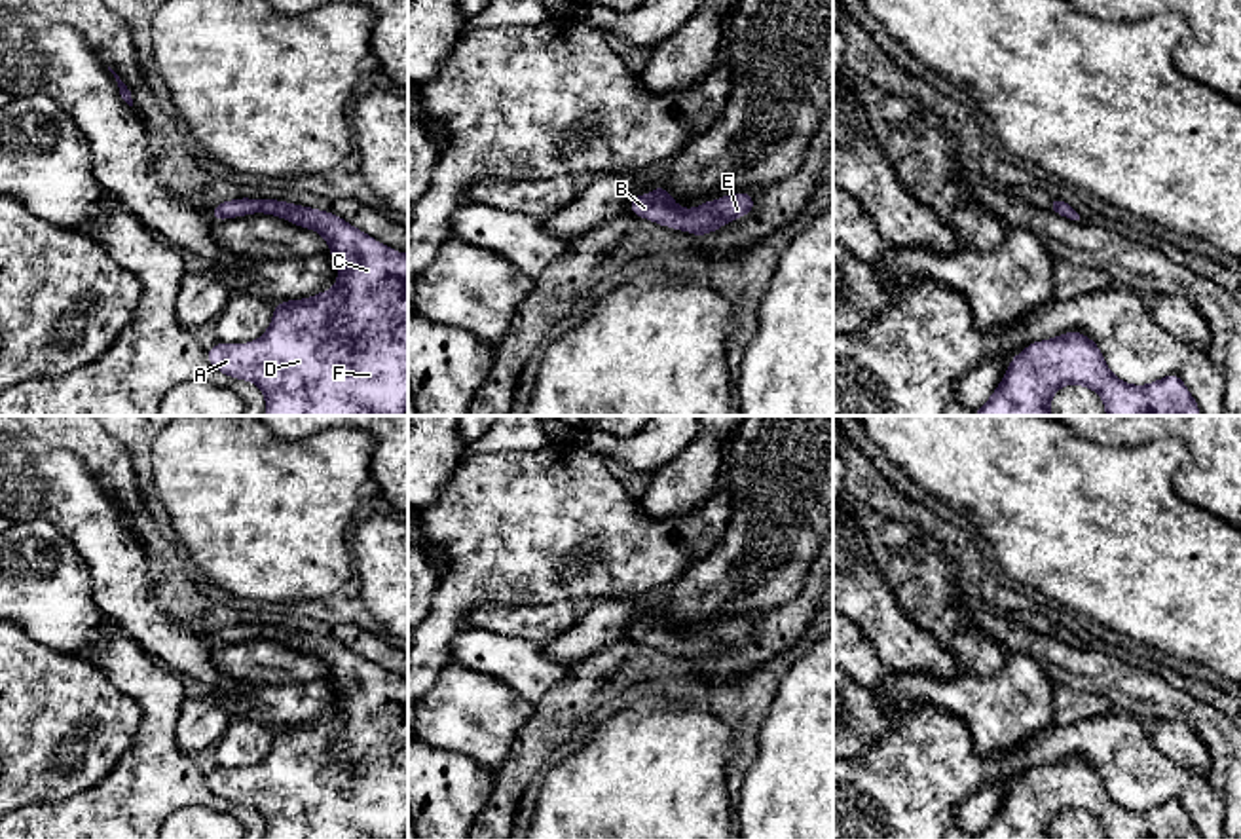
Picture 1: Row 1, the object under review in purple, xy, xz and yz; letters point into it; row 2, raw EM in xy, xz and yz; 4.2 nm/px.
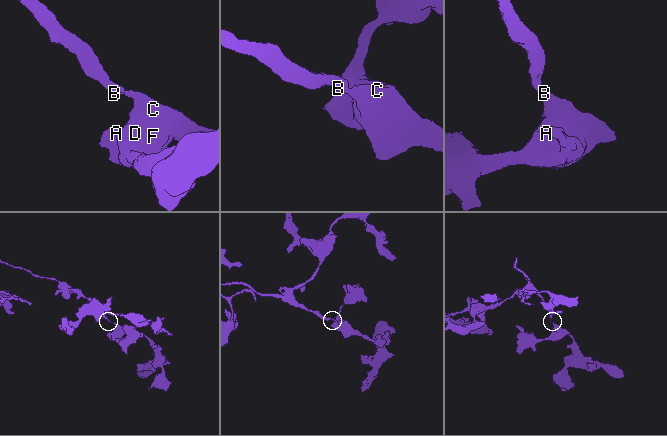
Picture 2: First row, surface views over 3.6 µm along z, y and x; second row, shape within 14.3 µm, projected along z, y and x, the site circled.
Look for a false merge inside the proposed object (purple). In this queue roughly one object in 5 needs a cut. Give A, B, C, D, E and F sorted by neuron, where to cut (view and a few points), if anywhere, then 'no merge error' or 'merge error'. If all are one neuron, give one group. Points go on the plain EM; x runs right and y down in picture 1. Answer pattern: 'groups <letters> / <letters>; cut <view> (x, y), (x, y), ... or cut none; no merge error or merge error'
groups A B C D E F; cut none; no merge error

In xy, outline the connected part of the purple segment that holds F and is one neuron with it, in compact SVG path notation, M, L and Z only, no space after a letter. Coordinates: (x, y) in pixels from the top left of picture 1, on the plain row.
M228 625L214 630L209 642L216 647L254 638L319 657L338 691L338 708L309 723L277 727L258 765L220 765L207 774L209 790L258 811L266 822L264 839L402 839L408 831L408 680L376 666L336 638L283 625Z

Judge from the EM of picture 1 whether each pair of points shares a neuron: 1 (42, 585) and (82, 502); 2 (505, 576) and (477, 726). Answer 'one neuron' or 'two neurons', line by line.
1: two neurons
2: two neurons

